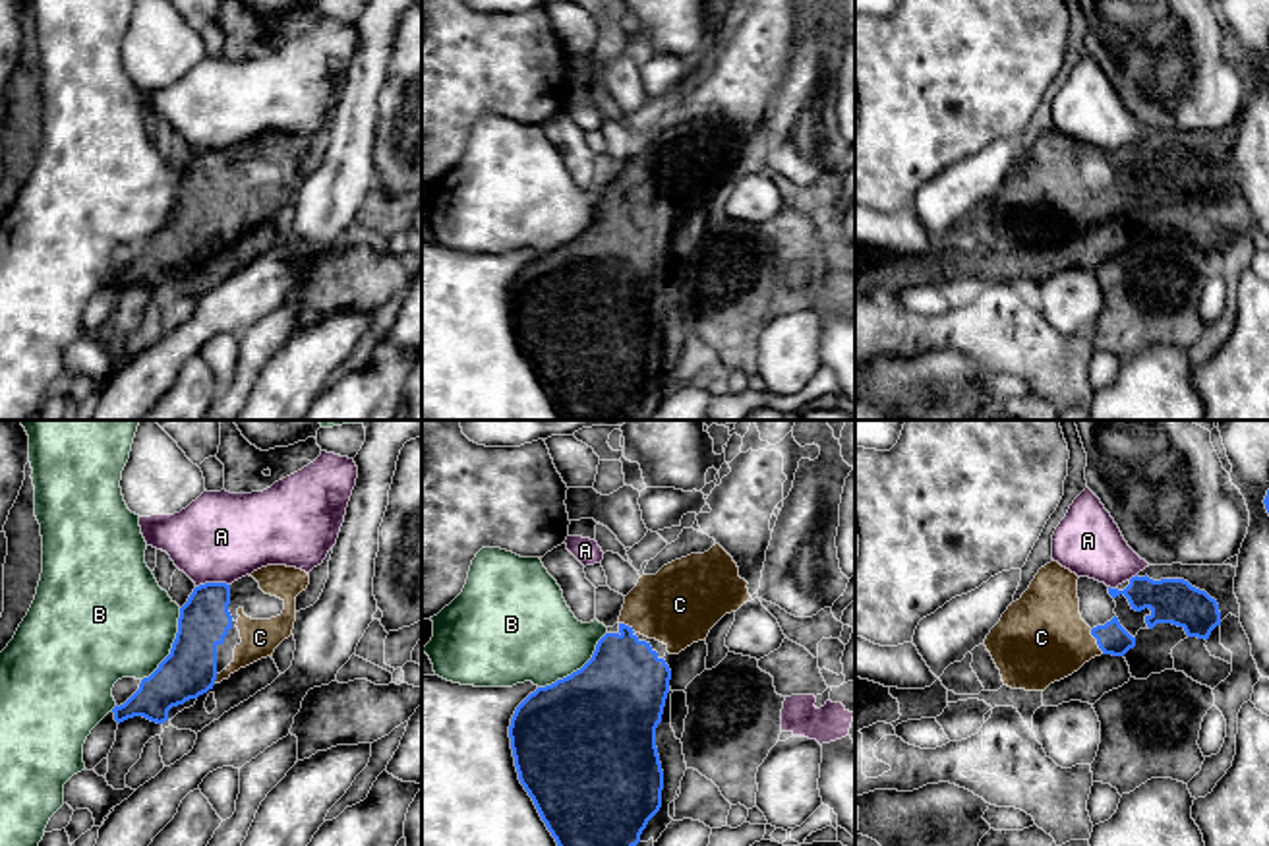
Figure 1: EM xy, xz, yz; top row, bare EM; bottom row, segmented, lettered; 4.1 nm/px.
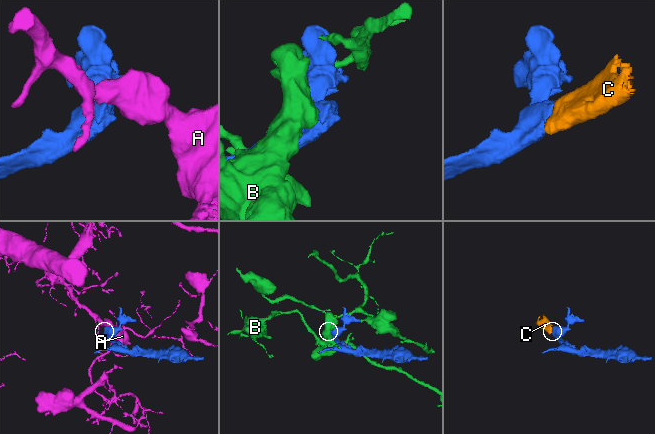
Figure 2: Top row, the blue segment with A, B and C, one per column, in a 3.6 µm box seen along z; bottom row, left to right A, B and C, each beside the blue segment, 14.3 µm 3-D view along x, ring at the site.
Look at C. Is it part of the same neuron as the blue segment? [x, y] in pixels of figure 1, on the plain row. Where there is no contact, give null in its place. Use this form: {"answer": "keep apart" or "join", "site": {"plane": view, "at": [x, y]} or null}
{"answer": "join", "site": {"plane": "yz", "at": [1097, 208]}}

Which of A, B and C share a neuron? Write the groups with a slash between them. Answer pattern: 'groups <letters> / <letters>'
groups A / B / C

